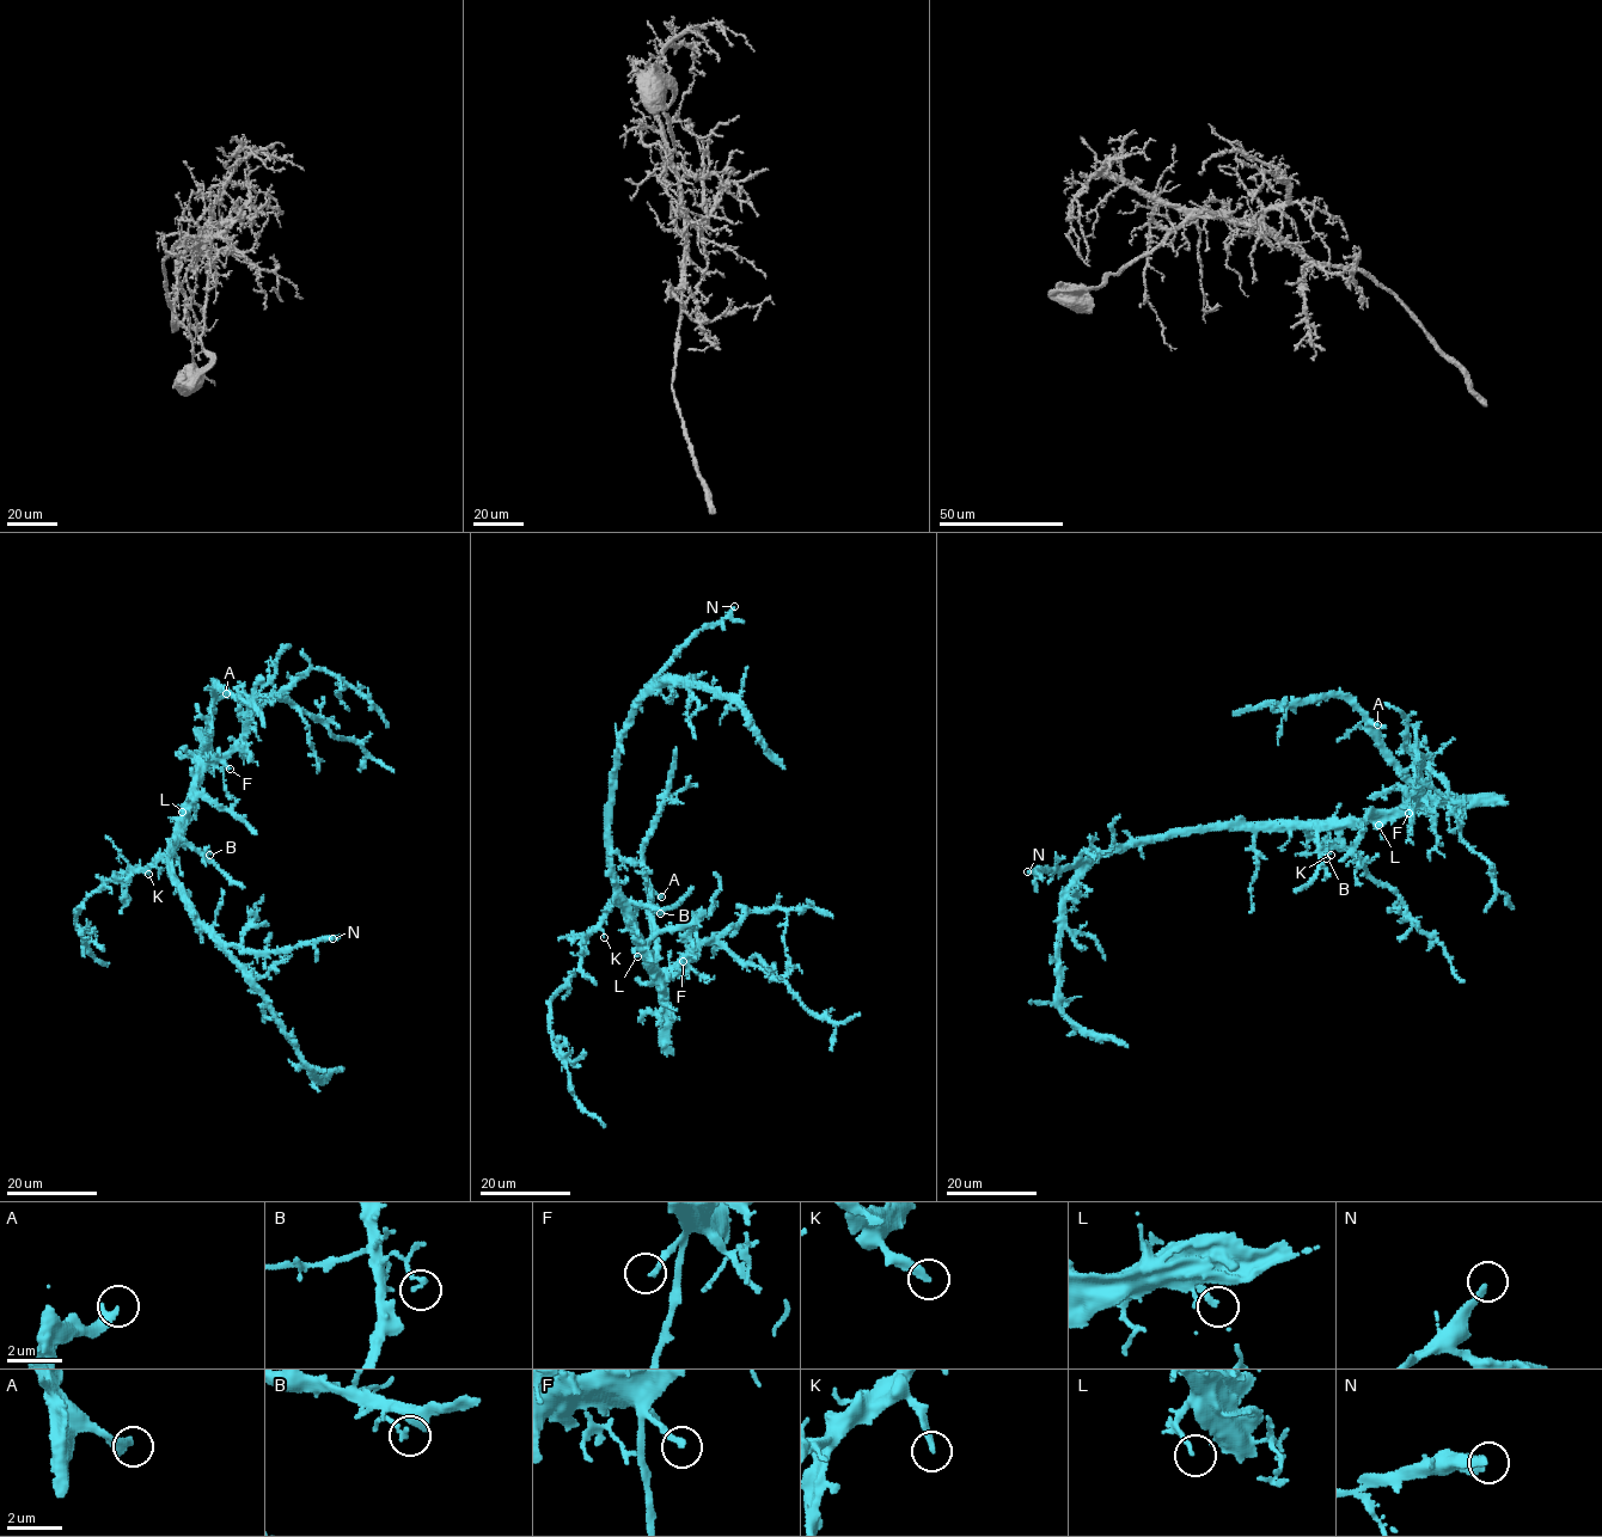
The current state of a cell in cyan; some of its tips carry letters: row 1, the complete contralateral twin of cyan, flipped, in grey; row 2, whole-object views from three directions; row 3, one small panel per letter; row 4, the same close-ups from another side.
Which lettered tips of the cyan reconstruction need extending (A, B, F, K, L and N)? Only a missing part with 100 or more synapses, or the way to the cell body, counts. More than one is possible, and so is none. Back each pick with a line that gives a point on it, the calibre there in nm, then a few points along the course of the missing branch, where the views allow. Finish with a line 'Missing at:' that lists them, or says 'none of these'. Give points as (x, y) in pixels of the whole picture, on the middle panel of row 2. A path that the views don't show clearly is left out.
Missing at: none of these

